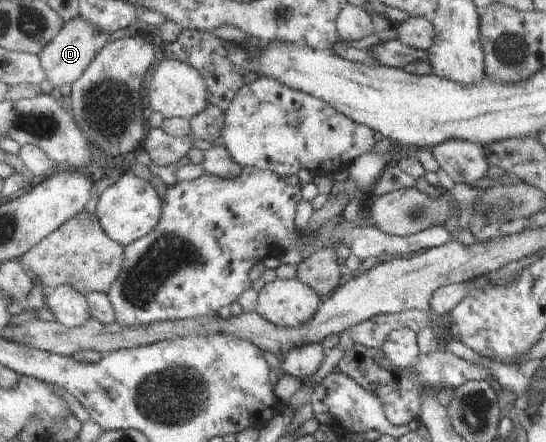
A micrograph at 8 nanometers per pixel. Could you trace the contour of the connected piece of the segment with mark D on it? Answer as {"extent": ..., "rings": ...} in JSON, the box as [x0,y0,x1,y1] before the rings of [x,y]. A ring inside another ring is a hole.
{"extent":[38,18,108,89],"rings":[[[82,18],[68,22],[63,30],[38,55],[42,69],[49,83],[56,89],[64,84],[74,84],[95,61],[96,56],[107,46],[108,35],[101,34],[89,26]]]}

